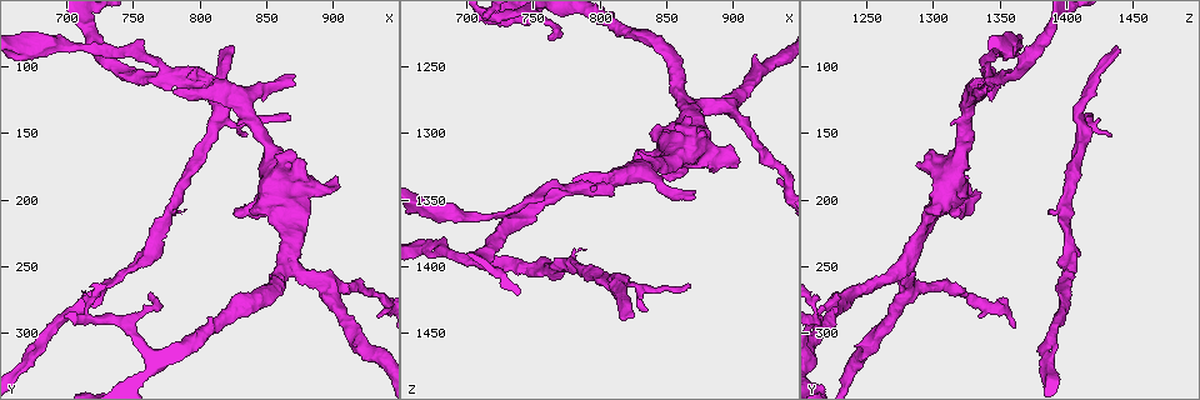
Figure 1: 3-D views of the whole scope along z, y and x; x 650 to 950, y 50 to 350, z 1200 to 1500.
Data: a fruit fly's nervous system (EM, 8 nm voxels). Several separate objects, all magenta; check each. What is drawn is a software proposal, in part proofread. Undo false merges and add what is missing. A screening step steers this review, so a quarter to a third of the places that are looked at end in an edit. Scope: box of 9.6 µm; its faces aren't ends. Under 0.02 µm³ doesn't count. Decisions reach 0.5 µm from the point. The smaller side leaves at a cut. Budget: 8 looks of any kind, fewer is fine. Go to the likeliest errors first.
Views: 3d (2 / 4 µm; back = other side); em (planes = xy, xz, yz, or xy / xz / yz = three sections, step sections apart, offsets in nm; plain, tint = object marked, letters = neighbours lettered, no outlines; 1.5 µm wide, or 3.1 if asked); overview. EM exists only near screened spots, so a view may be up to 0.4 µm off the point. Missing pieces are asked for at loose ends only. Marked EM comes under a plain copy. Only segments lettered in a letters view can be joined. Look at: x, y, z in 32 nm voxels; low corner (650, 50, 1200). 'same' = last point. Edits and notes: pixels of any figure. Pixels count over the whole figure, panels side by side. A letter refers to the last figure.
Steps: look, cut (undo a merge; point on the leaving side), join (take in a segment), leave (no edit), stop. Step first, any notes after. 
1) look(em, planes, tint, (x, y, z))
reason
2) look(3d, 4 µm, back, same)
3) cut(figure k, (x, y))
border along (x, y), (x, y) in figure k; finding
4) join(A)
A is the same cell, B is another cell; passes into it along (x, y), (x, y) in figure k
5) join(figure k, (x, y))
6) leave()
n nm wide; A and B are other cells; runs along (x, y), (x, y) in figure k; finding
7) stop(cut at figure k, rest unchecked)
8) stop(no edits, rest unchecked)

look(em, planes, letters, (900, 182, 1324))
thick end

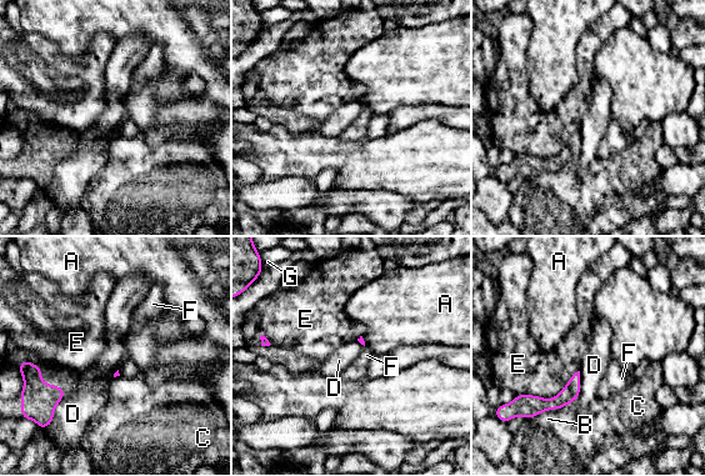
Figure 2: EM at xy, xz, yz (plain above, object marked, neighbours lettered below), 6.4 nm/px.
leave()
E touches over 360 nm; A, B, C, D, E, F and G are other cells; border along (570, 377), (551, 399), (516, 395) in figure 2; no lettered segment goes on from it

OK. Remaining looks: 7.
look(3d, 2 µm, (872, 106, 1348))

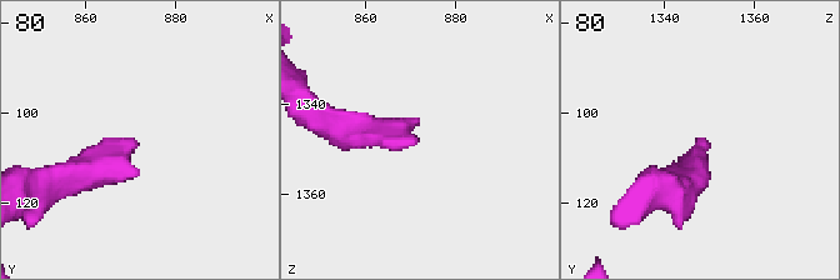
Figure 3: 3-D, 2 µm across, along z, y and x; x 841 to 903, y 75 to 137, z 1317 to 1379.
look(em, xz, step 8, letters, (871, 107, 1350))

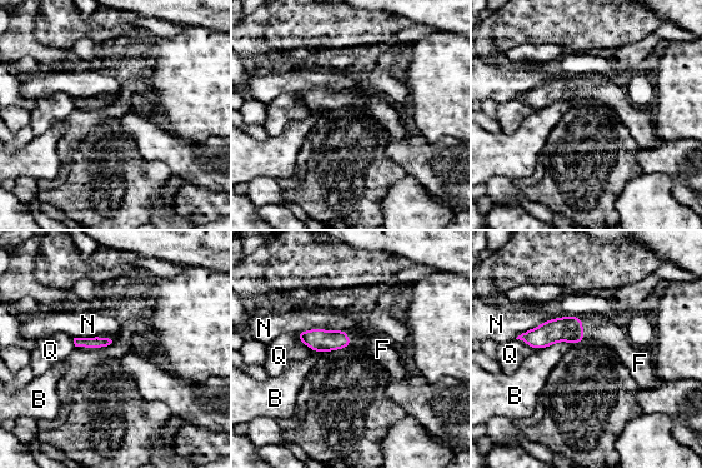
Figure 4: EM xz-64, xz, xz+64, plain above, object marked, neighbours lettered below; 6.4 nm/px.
join(F)
N touches over 320 nm; F is the same cell, B, N and Q are other cells; it goes on there

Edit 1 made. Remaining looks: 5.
look(overview)
redraw

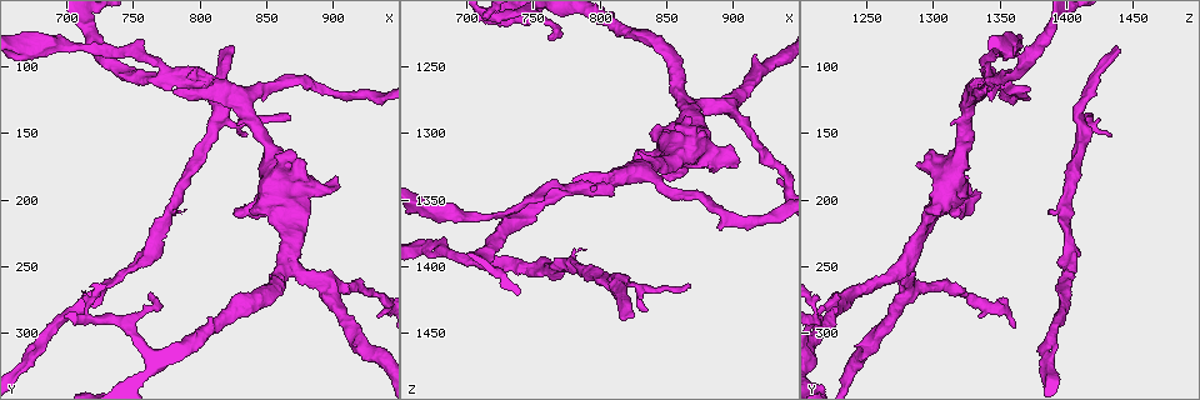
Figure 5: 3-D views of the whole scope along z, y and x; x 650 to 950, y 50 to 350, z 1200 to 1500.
look(em, planes, letters, (752, 248, 1404))
sudden change in width

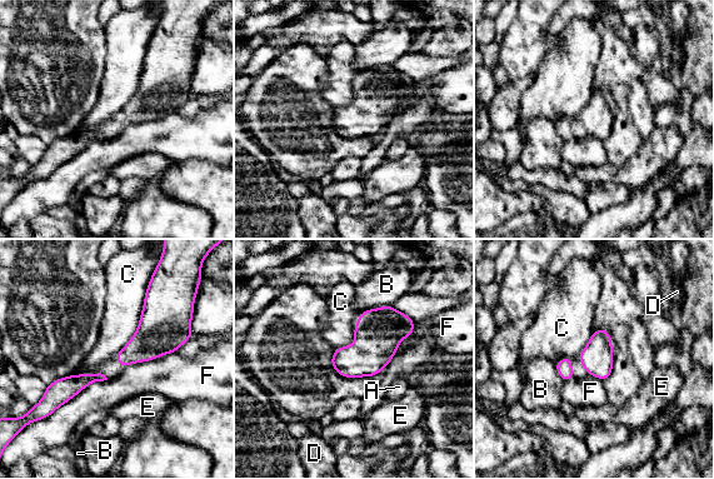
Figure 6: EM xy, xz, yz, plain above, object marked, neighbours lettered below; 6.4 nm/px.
leave()
C touches over 550 nm; A, B, C, D, E and F are other cells; border along (150, 279), (139, 327), (115, 354) in figure 6; all the same neuron

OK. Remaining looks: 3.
stop(join at figure 4, rest unchecked)

